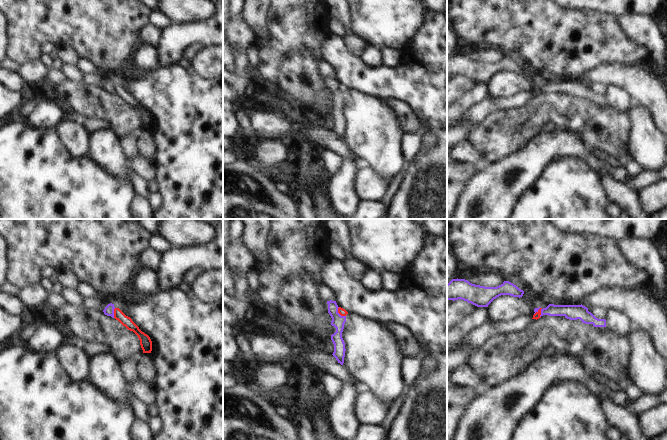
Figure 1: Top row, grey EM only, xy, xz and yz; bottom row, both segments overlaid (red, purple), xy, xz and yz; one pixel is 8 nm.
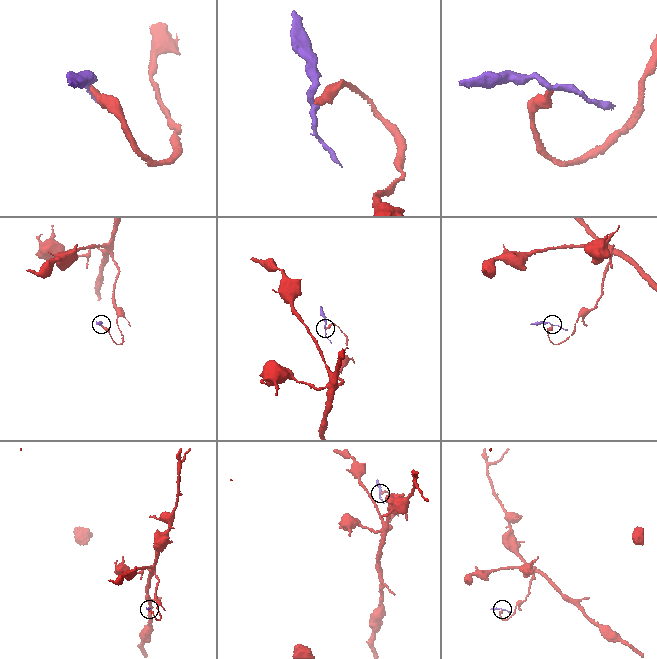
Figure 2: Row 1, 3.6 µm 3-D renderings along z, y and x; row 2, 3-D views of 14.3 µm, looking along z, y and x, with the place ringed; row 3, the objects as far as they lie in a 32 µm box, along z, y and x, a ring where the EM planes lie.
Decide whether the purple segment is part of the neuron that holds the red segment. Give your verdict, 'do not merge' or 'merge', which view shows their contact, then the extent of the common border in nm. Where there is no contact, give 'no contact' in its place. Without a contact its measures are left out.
do not merge | xz | 100 nm

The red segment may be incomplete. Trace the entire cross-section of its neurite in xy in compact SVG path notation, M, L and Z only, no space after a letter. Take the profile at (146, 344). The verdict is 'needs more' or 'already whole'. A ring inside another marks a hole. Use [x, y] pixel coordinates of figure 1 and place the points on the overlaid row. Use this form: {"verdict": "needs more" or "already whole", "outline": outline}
{"verdict": "already whole", "outline": "M115 308L114 318L128 330L133 331L138 336L143 353L151 353L152 341L150 337L142 332L130 317L126 316L119 308Z"}

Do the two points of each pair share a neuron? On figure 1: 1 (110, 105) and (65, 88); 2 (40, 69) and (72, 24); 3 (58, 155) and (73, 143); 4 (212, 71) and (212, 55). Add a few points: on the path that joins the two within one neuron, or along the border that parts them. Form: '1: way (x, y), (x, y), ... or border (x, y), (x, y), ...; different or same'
1: way (99, 104), (85, 101), (76, 96); same
2: border (38, 58), (27, 62); different
3: border (54, 129), (64, 147), (73, 156), (87, 156); different
4: way (212, 67), (212, 59); same

